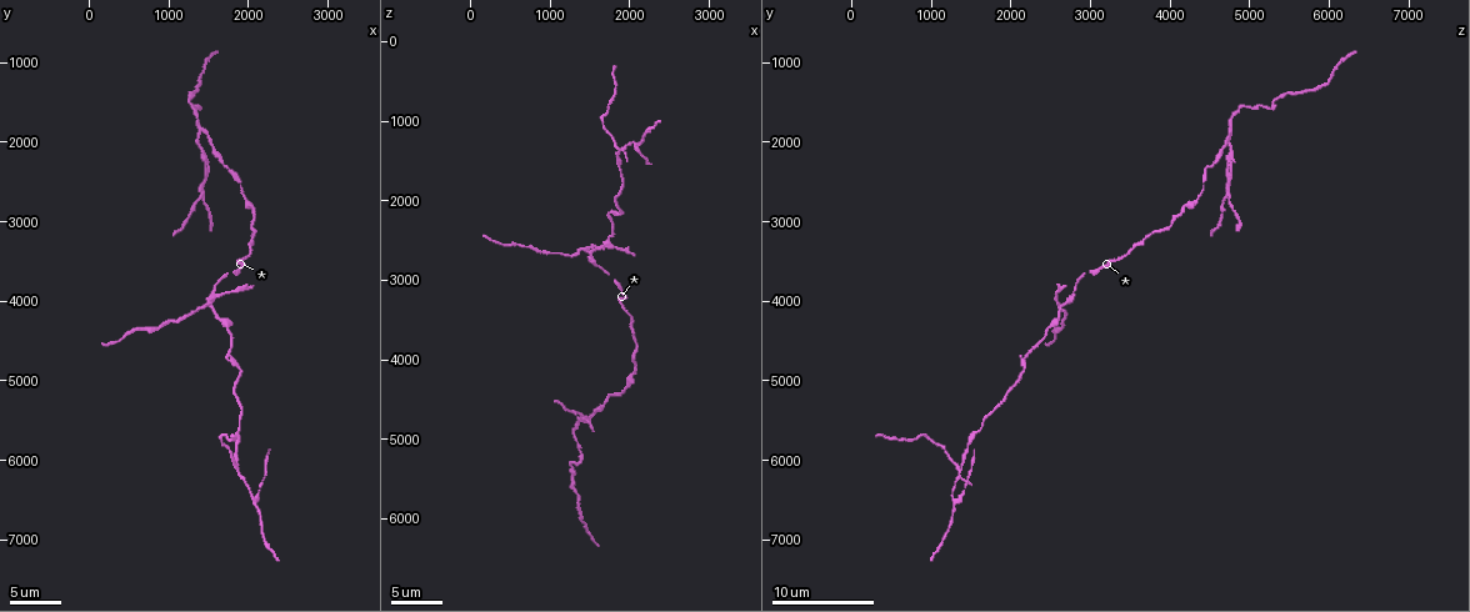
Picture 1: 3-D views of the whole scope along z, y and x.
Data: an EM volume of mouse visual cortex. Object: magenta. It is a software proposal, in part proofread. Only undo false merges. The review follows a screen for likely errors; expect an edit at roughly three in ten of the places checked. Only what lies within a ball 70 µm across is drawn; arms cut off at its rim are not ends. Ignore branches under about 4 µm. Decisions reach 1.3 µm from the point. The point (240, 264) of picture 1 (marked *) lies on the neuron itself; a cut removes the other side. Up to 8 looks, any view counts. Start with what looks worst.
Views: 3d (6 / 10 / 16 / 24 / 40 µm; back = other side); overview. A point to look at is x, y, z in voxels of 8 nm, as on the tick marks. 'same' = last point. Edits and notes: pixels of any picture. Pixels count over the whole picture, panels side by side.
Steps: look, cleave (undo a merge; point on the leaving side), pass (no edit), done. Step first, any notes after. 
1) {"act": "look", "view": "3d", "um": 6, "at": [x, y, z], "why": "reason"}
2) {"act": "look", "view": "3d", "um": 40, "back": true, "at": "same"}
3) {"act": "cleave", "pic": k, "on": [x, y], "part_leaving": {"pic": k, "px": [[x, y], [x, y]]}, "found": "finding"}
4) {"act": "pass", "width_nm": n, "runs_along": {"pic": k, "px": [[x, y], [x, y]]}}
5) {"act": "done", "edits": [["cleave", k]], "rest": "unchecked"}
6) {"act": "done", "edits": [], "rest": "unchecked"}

{"act": "look", "view": "3d", "um": 6, "at": [1850, 6050, 1350], "why": "thin arm on a thick one"}

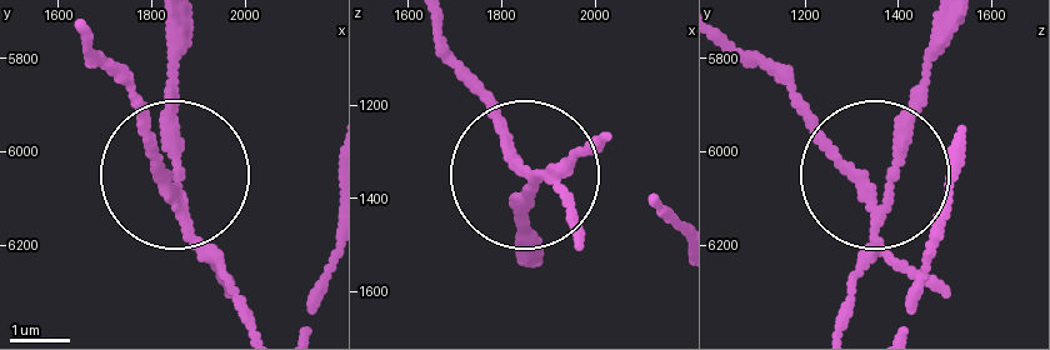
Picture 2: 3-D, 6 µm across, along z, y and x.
{"act": "look", "view": "3d", "um": 6, "back": true, "at": [1840, 6100, 1330]}

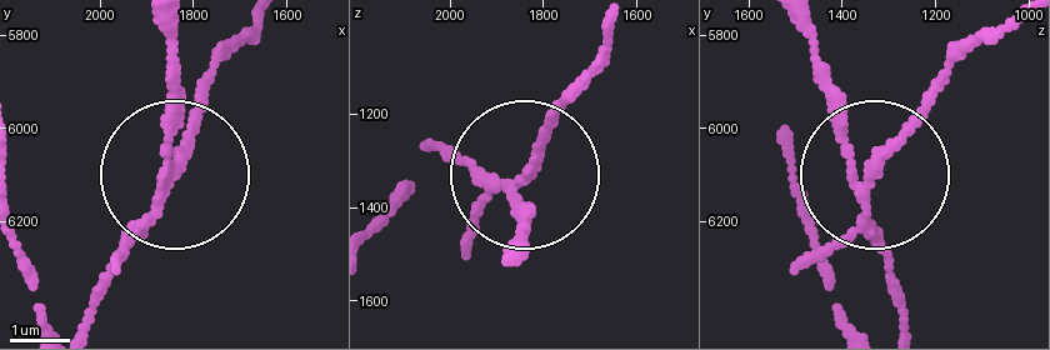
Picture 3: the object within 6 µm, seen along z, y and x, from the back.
{"act": "cleave", "pic": 3, "on": [533, 145], "width_nm": 150, "part_leaving": {"pic": 3, "px": [[504, 186], [599, 53], [604, 23]]}, "found": "two neurons meet here"}

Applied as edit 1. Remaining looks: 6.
{"act": "look", "view": "overview", "why": "see it whole again"}

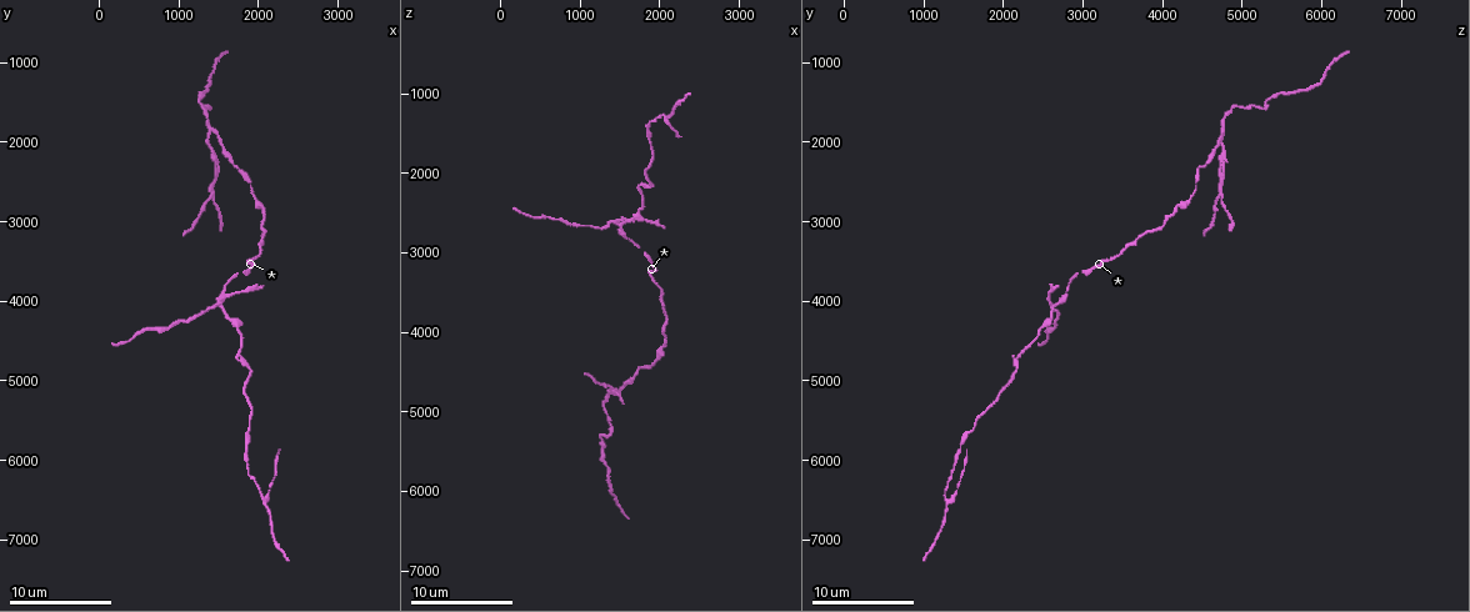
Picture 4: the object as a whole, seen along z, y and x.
{"act": "look", "view": "3d", "um": 10, "at": [1550, 4100, 2600], "why": "small branch off a trunk"}

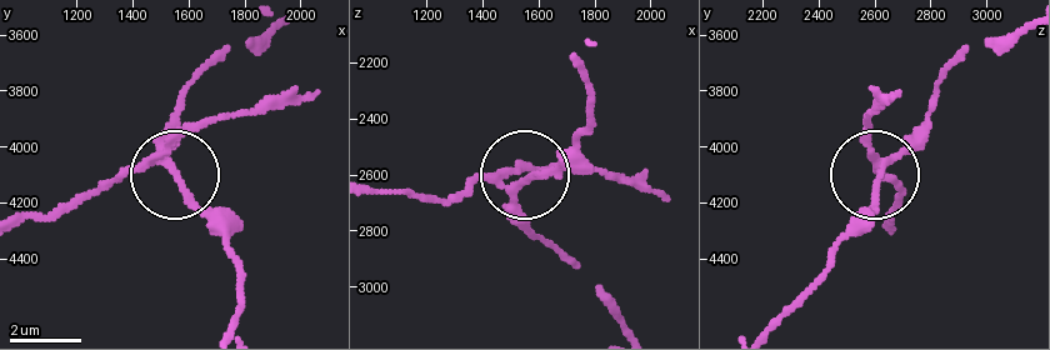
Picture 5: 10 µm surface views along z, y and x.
{"act": "look", "view": "3d", "um": 10, "back": true, "at": [1530, 4080, 2640]}

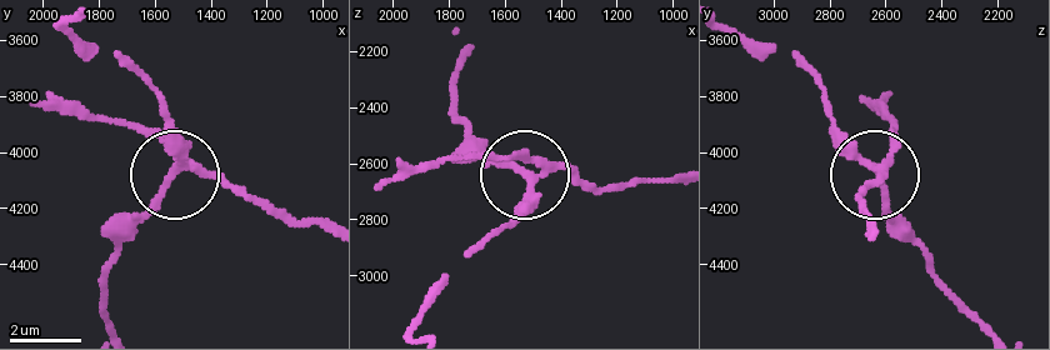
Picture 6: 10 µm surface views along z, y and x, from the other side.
{"act": "cleave", "pic": 6, "on": [151, 133], "side_arm_um": 13, "part_leaving": {"pic": 6, "px": [[193, 166], [324, 223]]}, "found": "a second neuron is stuck on"}

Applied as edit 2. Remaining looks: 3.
{"act": "look", "view": "3d", "um": 10, "at": [1400, 1800, 4750], "why": "two arms in line, one across"}

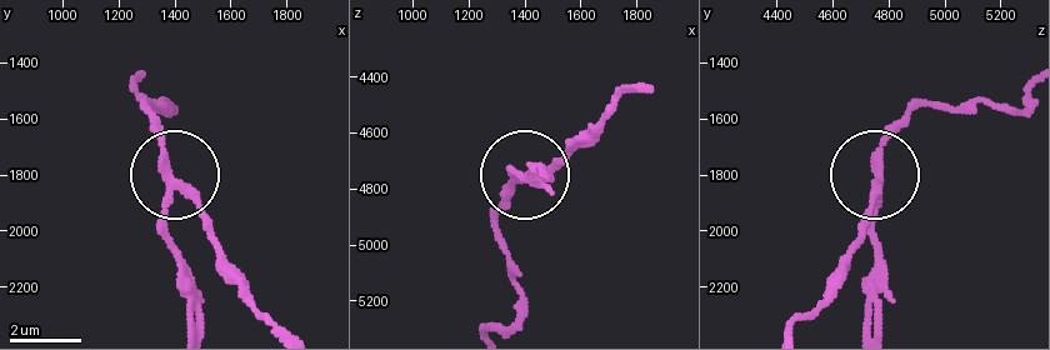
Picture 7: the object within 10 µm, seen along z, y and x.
{"act": "look", "view": "3d", "um": 10, "back": true, "at": [1390, 1840, 4760]}

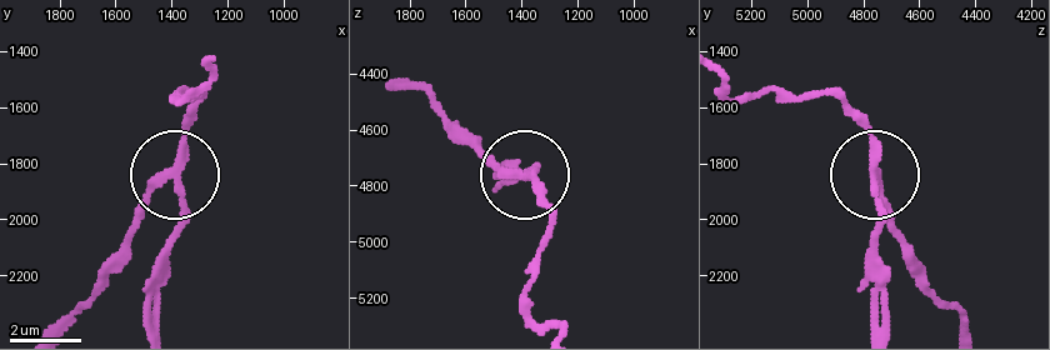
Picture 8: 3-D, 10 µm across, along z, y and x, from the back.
{"act": "cleave", "pic": 8, "on": [184, 218], "arms": 3, "found": "a second neuron is stuck on"}

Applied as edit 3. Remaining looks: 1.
{"act": "done", "edits": [["cleave", 3], ["cleave", 6], ["cleave", 8]], "rest": "unchecked"}

